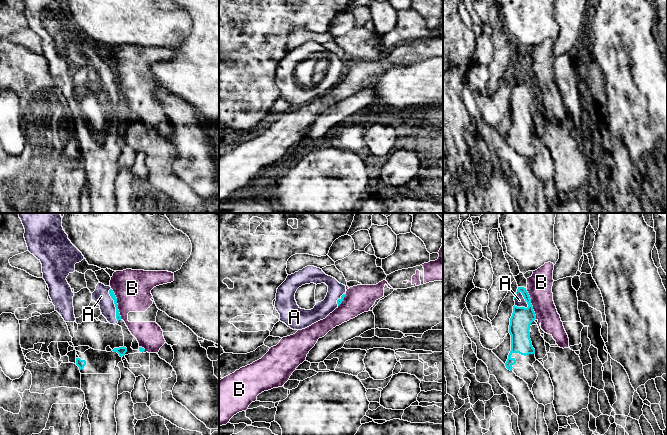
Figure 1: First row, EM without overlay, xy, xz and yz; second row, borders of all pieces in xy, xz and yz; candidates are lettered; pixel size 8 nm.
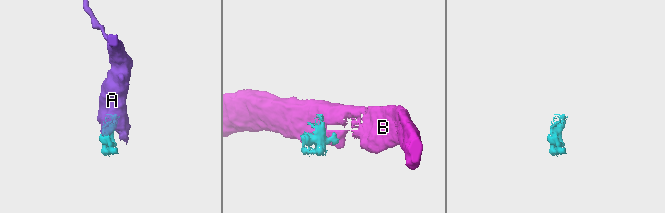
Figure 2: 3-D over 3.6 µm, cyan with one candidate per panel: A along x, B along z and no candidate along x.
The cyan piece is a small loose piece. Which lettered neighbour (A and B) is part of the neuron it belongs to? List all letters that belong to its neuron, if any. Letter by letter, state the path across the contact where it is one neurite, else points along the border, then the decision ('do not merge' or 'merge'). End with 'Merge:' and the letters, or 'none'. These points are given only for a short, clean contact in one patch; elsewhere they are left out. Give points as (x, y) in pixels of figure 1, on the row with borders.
A: merge
B: do not merge
Merge: A

